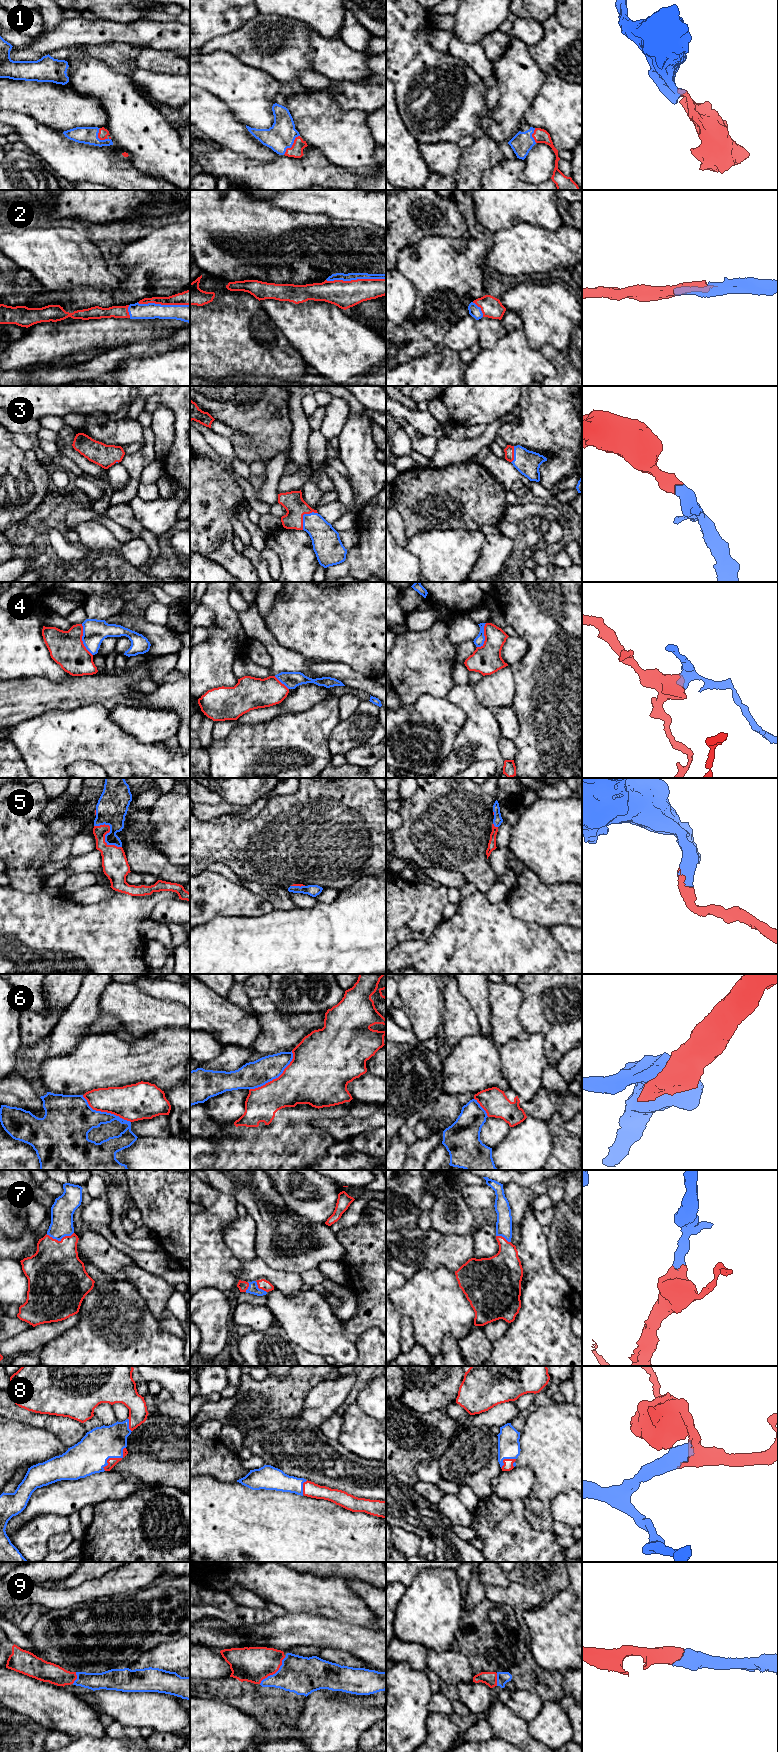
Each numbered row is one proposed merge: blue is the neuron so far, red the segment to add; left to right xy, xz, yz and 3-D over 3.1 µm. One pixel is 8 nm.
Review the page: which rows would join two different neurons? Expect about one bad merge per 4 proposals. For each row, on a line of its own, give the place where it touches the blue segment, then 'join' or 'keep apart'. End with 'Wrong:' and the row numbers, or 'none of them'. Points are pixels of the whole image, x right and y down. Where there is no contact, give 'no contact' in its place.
1: meets blue in xz at (292, 144); join
2: meets blue in xz at (355, 279); join
3: meets blue in xz at (303, 515); join
4: meets blue in xy at (82, 640); keep apart
5: meets blue in xy at (106, 834); join
6: meets blue in xz at (276, 1077); keep apart
7: meets blue in xy at (59, 1240); join
8: meets blue in xy at (114, 1457); join
9: meets blue in xz at (275, 1673); join
Wrong: 4, 6

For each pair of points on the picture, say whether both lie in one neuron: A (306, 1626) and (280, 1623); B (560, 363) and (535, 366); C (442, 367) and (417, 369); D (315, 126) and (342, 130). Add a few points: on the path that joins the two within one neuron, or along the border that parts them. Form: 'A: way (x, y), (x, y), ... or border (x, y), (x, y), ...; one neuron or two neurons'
A: way (300, 1626), (286, 1626); one neuron
B: border (540, 350), (554, 366), (556, 370), (555, 375); two neurons
C: way (436, 369), (423, 369); one neuron
D: way (322, 126), (335, 130); one neuron

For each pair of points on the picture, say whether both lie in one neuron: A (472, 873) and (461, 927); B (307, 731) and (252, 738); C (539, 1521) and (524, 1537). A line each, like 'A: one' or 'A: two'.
A: two
B: one
C: two

